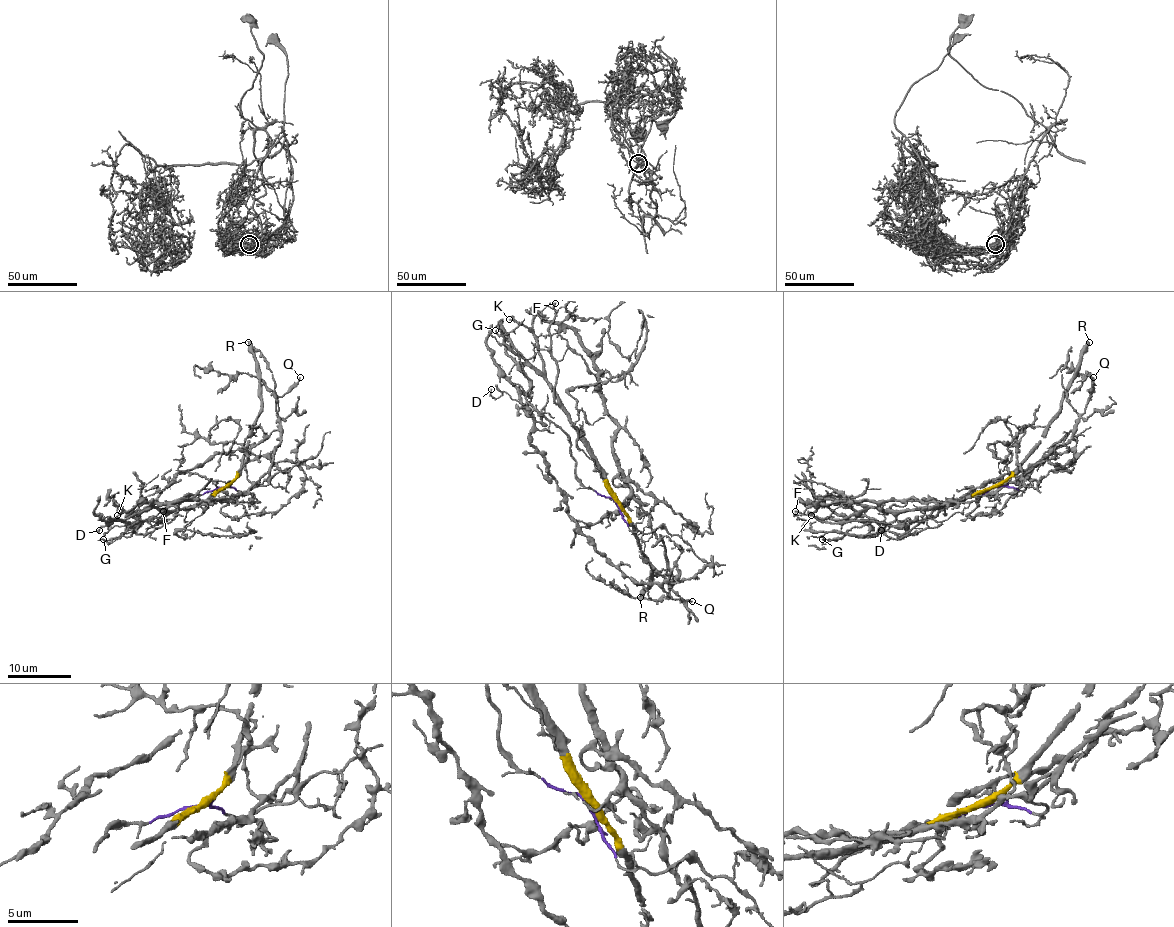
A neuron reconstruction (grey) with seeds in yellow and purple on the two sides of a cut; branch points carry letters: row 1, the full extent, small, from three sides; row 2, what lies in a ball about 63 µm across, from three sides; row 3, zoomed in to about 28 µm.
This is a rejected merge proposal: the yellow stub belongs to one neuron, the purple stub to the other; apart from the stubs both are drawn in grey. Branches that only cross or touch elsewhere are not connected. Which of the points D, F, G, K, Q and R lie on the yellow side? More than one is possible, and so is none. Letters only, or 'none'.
F, K, R

